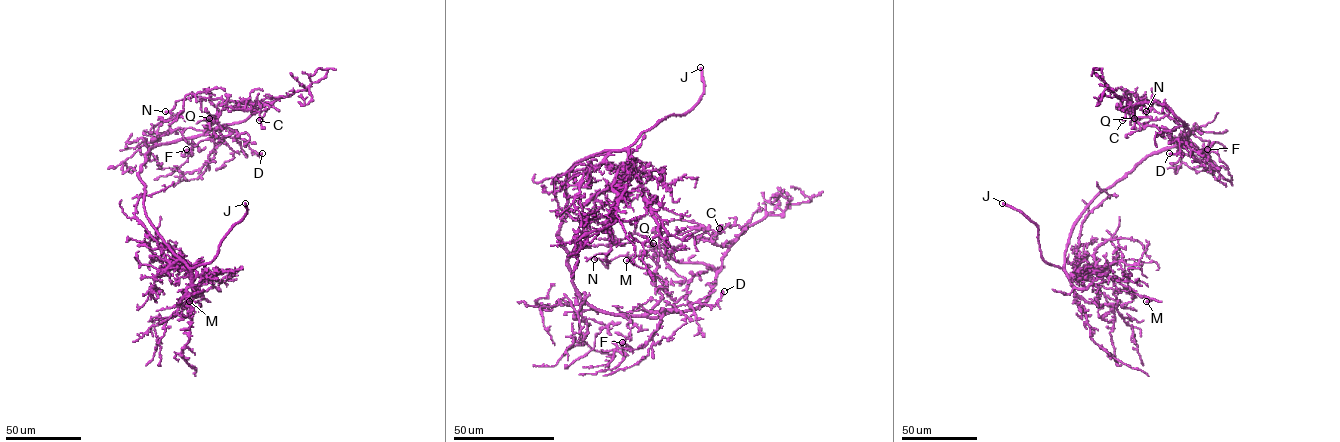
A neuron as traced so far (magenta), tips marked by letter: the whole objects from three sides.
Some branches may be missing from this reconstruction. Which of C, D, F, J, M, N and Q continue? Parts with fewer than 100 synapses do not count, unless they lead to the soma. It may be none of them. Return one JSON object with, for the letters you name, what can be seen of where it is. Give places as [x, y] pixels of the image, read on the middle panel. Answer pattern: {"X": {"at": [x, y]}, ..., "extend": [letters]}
{"J": {"at": [700, 67]}, "Q": {"at": [653, 243]}, "extend": ["J", "Q"]}

